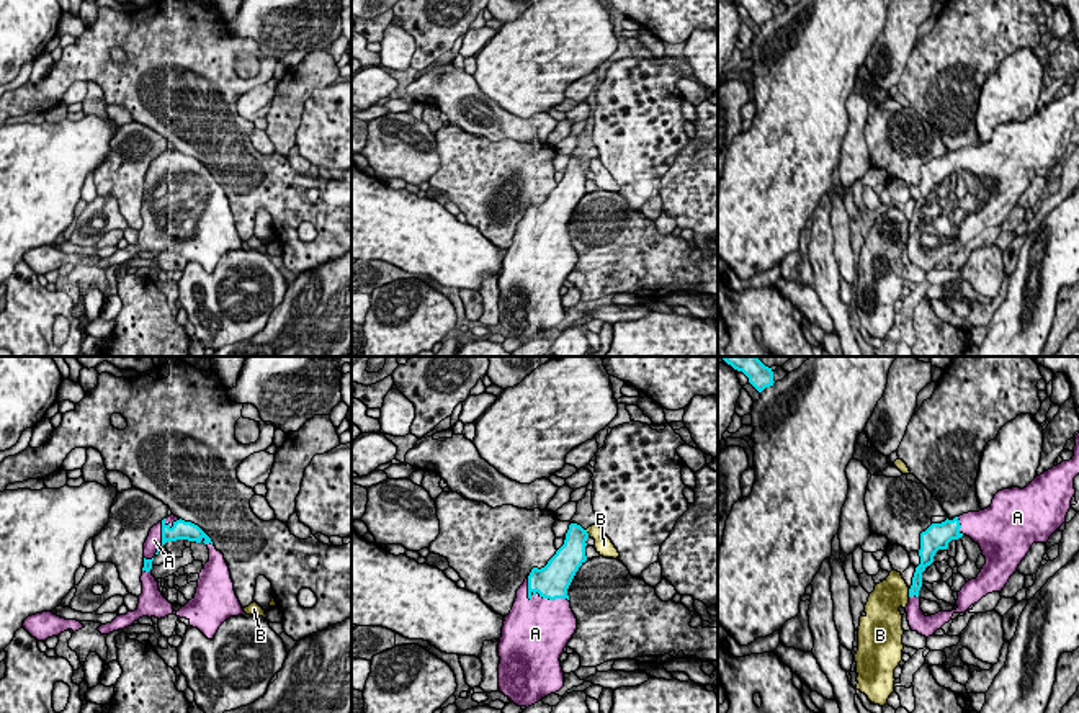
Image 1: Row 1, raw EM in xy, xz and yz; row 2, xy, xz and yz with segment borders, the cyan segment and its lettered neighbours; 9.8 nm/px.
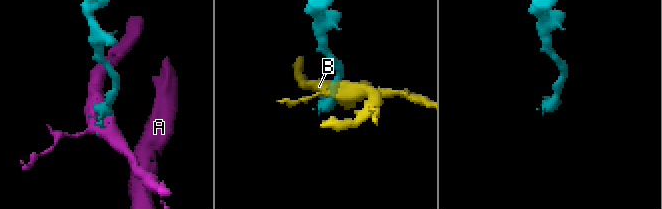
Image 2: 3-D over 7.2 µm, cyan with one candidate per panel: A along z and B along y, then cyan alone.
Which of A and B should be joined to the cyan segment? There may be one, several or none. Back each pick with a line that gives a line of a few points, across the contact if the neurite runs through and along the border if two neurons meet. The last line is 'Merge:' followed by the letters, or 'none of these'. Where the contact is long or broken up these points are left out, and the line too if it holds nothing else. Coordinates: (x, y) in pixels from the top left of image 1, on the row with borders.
Merge: A

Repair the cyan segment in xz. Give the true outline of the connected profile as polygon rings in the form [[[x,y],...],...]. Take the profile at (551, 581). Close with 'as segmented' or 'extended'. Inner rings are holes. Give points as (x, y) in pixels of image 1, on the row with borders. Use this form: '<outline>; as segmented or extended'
[[[571,523],[564,545],[517,590],[499,643],[499,688],[518,706],[531,706],[564,687],[561,654],[577,630],[567,589],[587,561],[589,533]]]; extended

